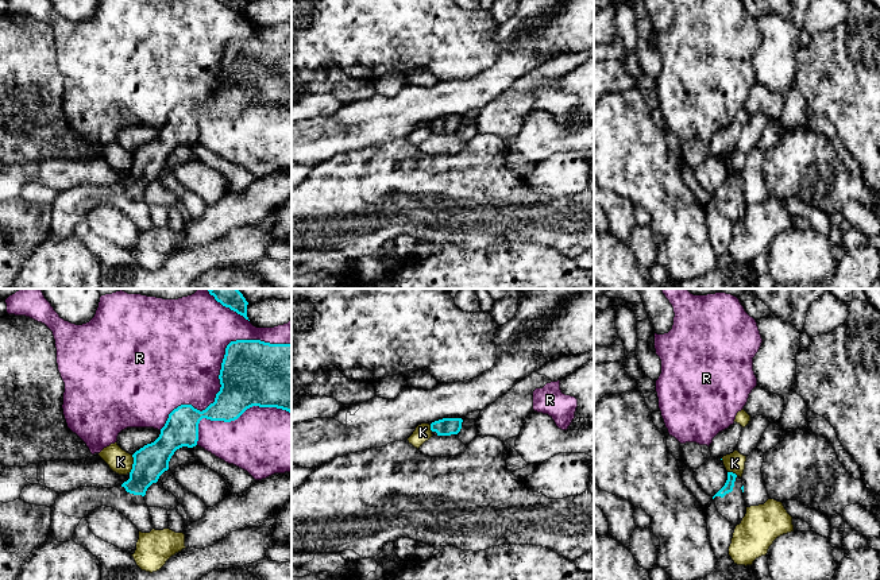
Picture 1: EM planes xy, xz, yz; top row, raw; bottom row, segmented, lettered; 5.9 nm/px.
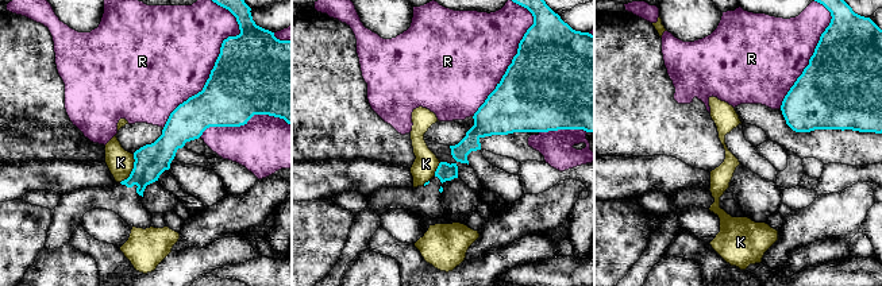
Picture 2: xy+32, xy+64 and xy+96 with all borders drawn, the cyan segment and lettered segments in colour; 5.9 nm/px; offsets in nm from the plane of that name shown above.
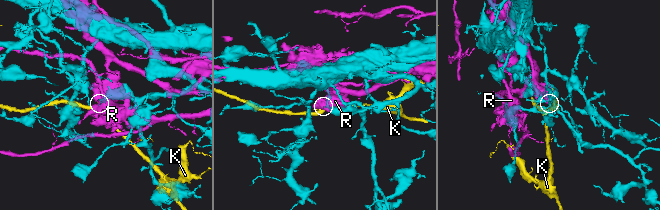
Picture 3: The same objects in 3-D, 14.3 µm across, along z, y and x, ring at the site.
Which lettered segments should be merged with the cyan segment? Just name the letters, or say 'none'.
none

